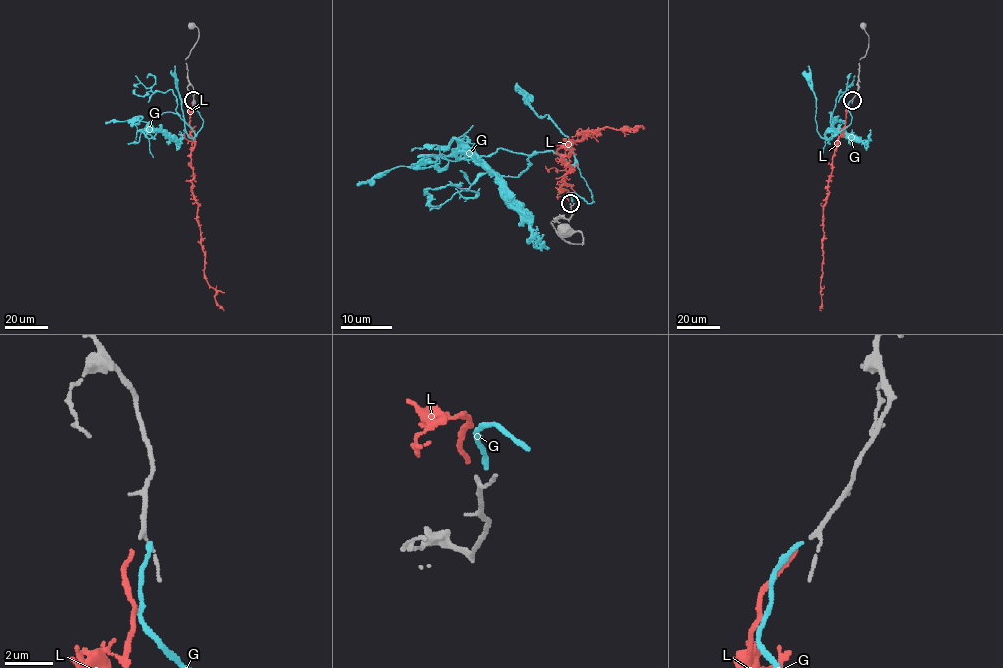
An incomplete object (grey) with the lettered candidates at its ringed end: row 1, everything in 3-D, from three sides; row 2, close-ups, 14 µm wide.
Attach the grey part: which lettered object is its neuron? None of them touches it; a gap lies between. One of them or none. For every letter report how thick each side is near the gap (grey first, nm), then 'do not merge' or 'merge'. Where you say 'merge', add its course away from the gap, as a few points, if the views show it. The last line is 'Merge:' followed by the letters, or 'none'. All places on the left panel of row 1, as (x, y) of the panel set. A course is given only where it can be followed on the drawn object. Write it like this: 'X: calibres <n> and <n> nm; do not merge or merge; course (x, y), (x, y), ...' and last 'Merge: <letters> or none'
G: calibres 150 and 170 nm; do not merge
L: calibres 150 and 160 nm; merge; course (192, 100), (191, 167), (205, 254), (205, 278), (224, 310)
Merge: L

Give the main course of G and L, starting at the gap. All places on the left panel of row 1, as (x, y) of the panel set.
G: (194, 100), (203, 123), (197, 133), (171, 112), (158, 114), (149, 122), (176, 140), (184, 129)
L: (192, 100), (191, 167), (205, 254), (205, 278), (224, 310)

